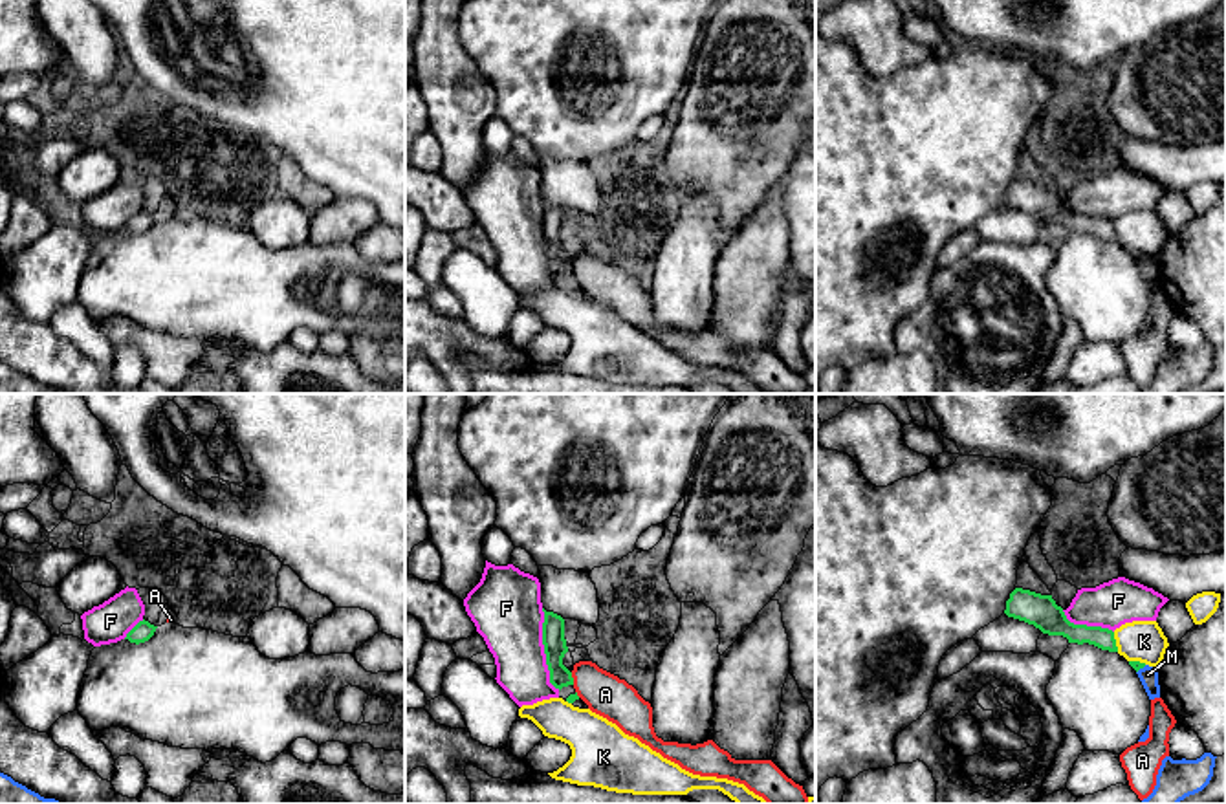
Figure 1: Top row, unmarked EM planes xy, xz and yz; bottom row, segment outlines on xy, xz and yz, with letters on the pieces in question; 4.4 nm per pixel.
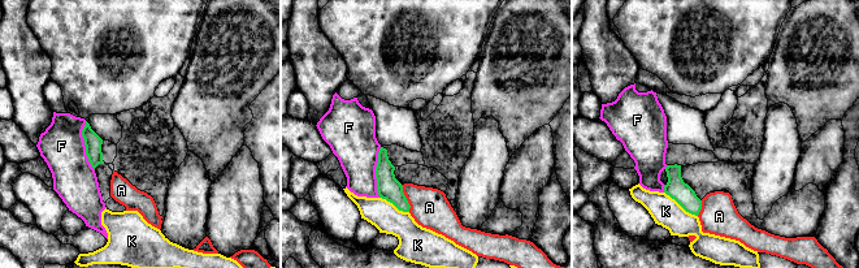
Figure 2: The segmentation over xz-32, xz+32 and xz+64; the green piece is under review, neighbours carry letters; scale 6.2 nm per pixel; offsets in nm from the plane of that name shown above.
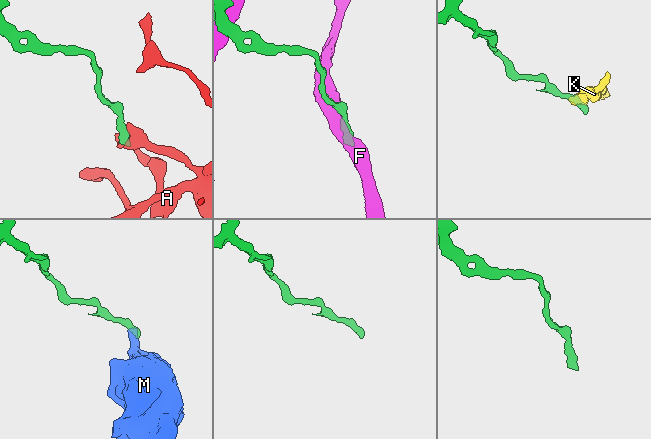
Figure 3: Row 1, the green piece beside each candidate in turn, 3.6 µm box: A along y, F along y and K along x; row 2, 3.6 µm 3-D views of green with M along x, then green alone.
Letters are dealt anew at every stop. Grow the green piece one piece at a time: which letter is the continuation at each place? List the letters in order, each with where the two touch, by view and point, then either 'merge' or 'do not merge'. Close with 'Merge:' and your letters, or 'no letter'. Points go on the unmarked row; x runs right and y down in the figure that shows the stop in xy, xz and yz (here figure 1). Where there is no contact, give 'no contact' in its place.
A: xz (572, 268) | do not merge
F: xz (545, 240) | do not merge
K: yz (1115, 231) | do not merge
M: yz (1140, 257) | do not merge
Merge: no letter

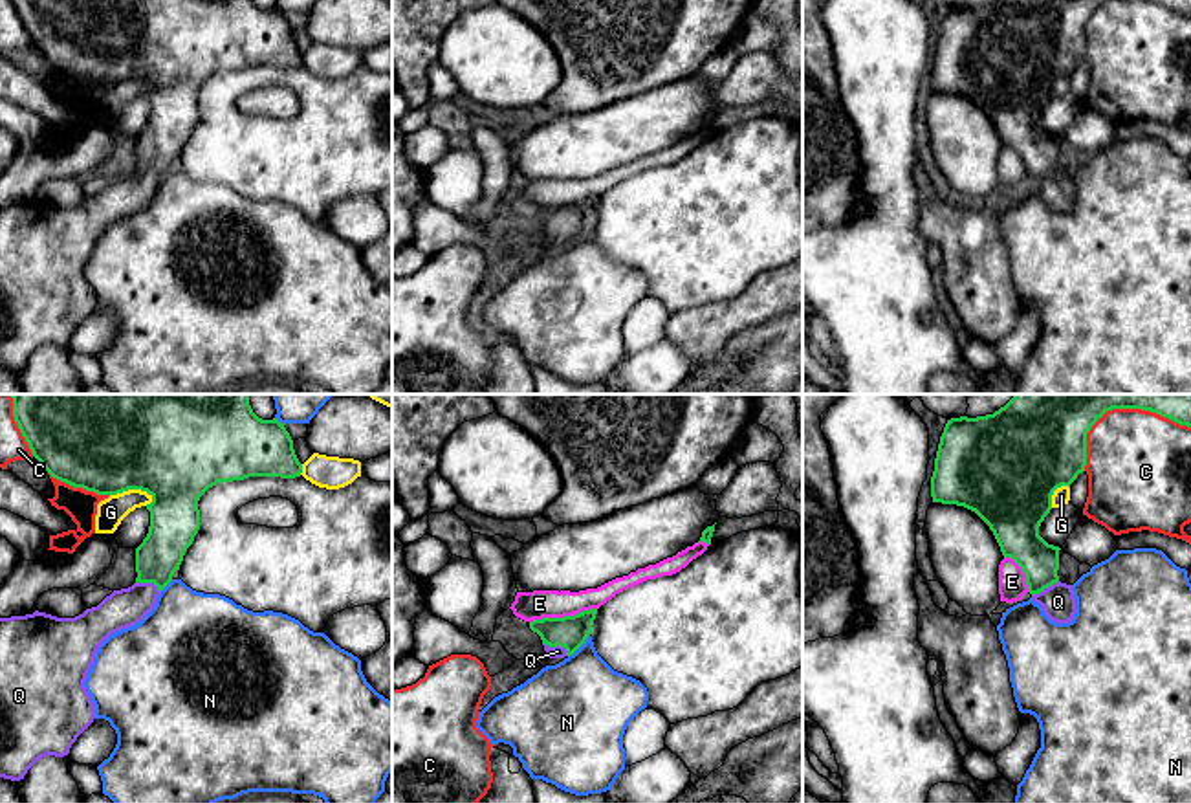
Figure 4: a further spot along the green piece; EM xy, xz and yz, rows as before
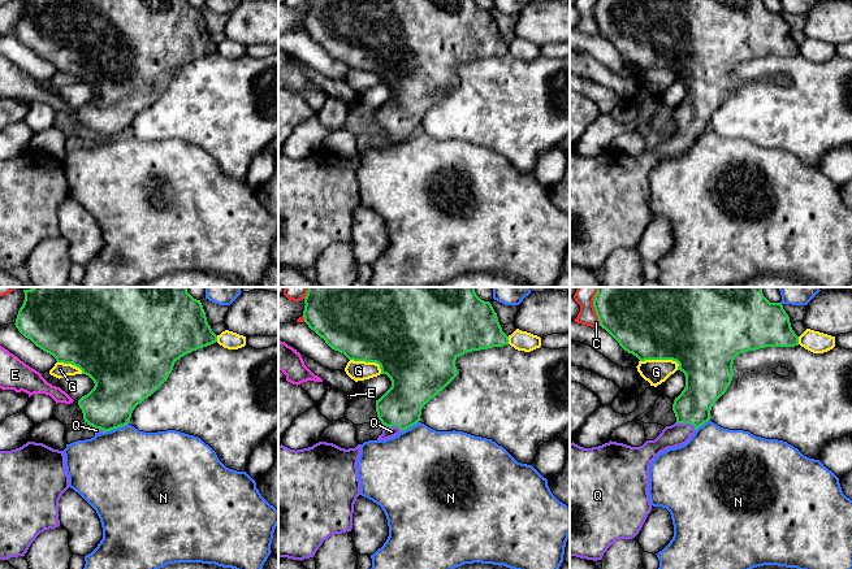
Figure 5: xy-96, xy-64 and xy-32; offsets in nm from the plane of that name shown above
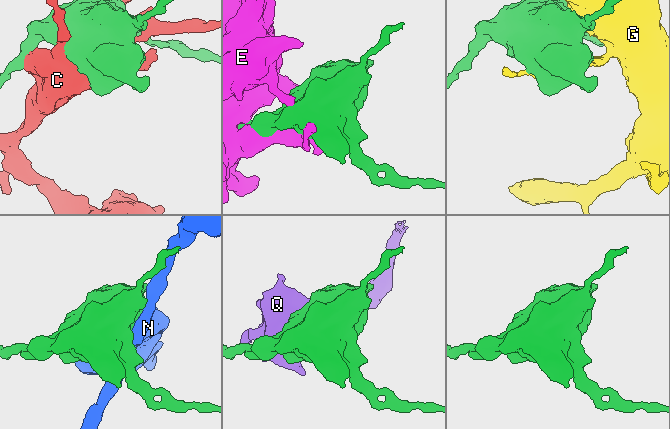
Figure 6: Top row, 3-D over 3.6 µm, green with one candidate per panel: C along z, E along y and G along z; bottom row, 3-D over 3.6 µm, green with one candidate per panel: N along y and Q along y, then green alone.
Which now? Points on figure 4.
C: xy (79, 76) | do not merge
E: xz (565, 206) | do not merge
G: xy (132, 77) | do not merge
N: xz (579, 235) | do not merge
Q: xz (557, 233) | merge
Merge: Q

